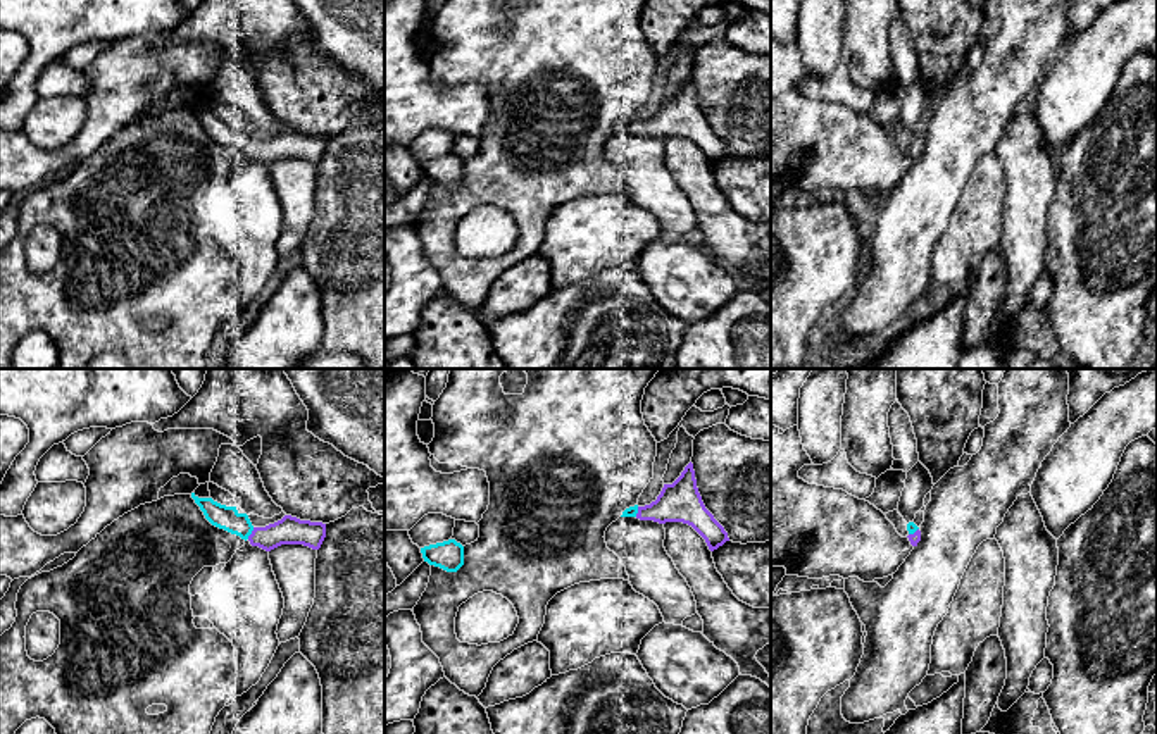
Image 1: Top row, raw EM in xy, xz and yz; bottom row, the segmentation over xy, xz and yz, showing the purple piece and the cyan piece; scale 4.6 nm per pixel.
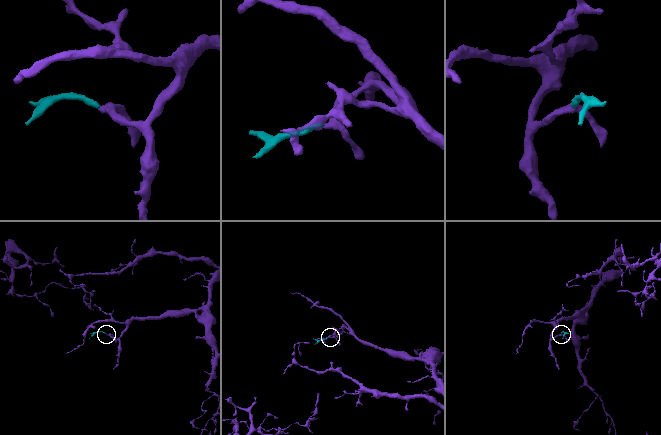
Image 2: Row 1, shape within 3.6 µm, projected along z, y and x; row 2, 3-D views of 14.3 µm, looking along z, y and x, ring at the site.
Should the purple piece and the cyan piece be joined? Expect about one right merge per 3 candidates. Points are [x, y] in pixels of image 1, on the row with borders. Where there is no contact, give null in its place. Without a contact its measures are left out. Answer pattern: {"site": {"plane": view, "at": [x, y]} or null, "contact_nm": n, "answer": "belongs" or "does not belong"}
{"site": {"plane": "xy", "at": [252, 533]}, "contact_nm": 70, "answer": "belongs"}

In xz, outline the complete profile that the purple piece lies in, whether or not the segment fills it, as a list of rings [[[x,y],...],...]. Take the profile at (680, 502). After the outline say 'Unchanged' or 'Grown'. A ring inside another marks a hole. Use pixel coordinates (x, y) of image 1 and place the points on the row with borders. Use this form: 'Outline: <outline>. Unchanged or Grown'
Outline: [[[691,462],[672,484],[664,484],[655,501],[645,507],[629,507],[621,517],[636,517],[640,520],[654,520],[659,524],[688,524],[705,539],[710,551],[729,541],[724,527],[702,501]]]. Grown

